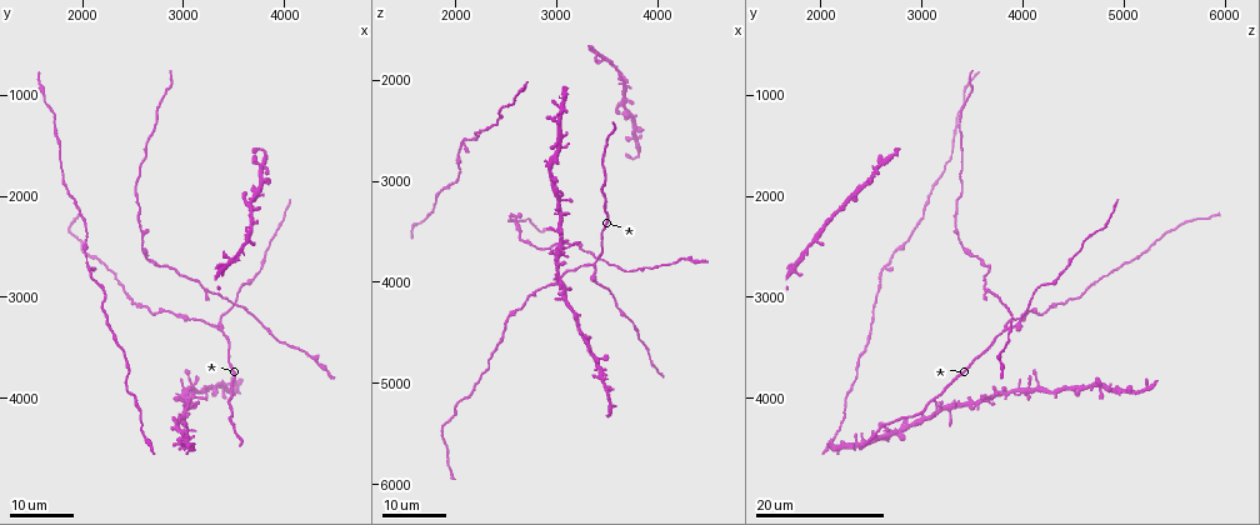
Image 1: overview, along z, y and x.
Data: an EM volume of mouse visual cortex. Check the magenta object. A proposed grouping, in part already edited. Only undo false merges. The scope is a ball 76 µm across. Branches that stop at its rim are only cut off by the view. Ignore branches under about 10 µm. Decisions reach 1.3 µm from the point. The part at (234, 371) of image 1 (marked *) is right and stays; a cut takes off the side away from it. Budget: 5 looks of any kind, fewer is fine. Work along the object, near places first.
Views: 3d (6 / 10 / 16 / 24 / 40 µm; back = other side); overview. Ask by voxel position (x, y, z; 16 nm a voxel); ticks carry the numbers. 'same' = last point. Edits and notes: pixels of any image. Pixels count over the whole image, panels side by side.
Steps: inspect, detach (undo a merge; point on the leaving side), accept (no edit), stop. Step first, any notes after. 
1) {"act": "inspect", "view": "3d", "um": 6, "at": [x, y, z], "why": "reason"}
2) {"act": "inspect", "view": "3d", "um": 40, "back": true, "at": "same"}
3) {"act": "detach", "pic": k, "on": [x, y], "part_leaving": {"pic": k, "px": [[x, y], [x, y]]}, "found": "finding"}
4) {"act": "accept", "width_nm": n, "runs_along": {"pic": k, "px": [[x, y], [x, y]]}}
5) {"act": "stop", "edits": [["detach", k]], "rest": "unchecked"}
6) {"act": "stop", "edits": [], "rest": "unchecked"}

{"act": "inspect", "view": "3d", "um": 16, "at": [3360, 3300, 3820], "why": "three arms meet"}

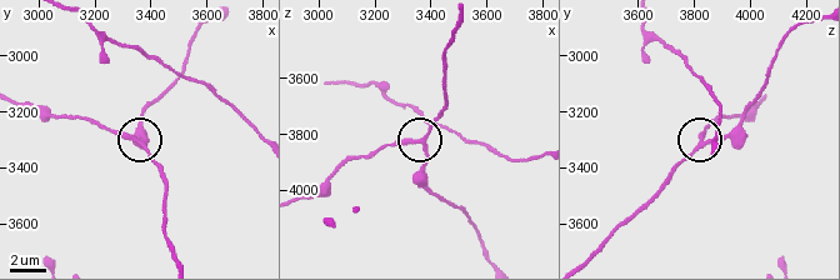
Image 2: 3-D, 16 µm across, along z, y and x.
{"act": "inspect", "view": "3d", "um": 10, "at": [3370, 3320, 3820]}

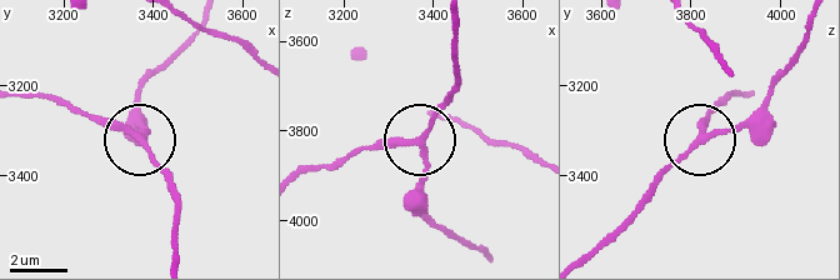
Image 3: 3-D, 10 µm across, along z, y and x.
{"act": "accept", "arms": 3, "runs_along": {"pic": 3, "px": [[178, 254], [178, 196], [149, 146], [79, 113]]}, "found": "all the same cell"}

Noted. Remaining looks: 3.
{"act": "inspect", "view": "3d", "um": 16, "at": [3040, 4120, 3180], "why": "four or more arms meet"}

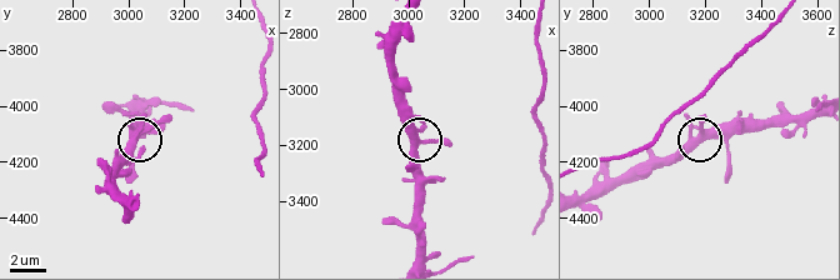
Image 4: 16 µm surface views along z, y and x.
{"act": "inspect", "view": "3d", "um": 6, "at": [3010, 4130, 3160]}

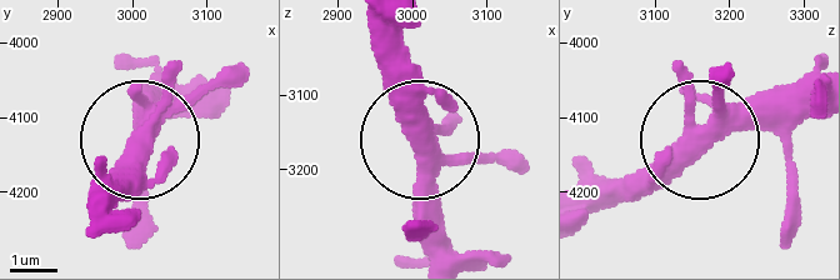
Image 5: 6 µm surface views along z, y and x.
{"act": "accept", "width_nm": 390, "found": "one cell here"}

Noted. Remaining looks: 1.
{"act": "stop", "edits": [], "rest": "unchecked"}

